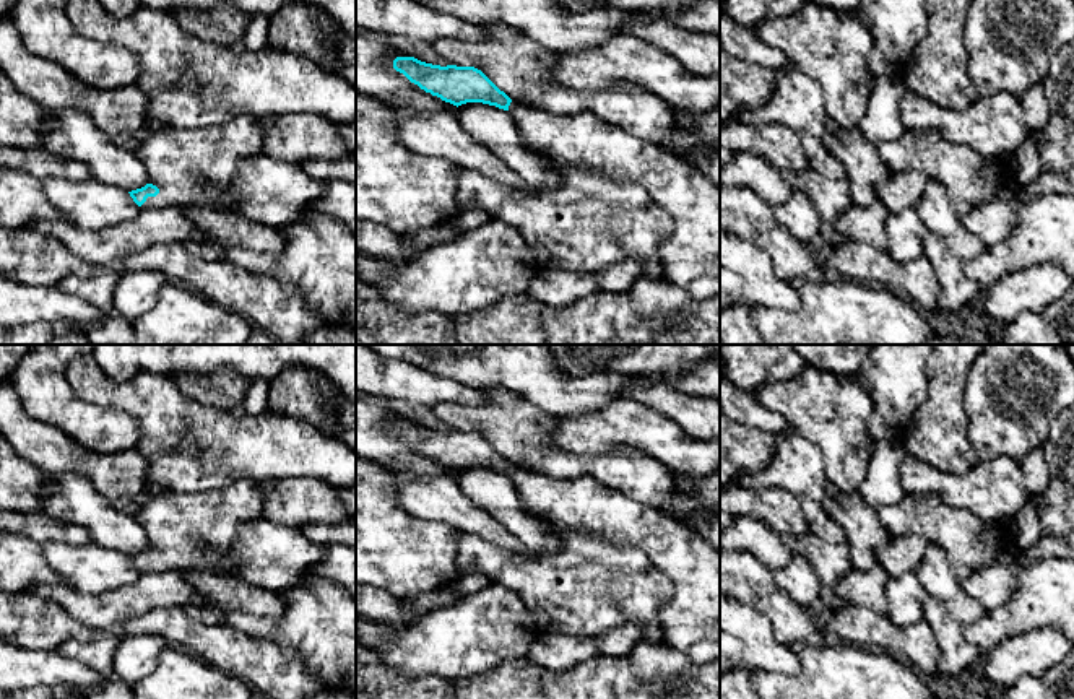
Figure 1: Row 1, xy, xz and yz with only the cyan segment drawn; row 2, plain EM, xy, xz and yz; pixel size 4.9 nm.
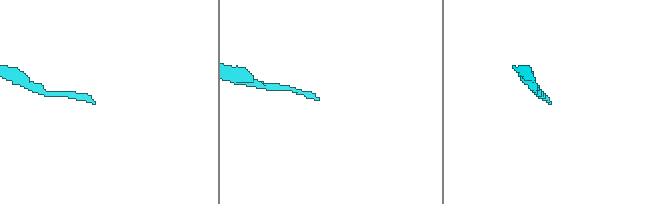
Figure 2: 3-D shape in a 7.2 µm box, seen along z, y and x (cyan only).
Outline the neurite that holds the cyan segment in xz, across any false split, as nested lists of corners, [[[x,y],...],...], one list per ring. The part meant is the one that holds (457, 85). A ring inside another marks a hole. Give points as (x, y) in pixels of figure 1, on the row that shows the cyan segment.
[[[396,57],[393,68],[426,93],[457,107],[466,102],[483,102],[507,111],[523,140],[549,158],[598,171],[621,184],[642,185],[655,205],[674,221],[673,234],[658,249],[665,278],[682,286],[692,299],[720,296],[720,187],[699,167],[591,112],[561,115],[513,101],[474,67],[440,67],[414,57]]]

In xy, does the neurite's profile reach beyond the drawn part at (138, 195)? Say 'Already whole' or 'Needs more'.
Needs more

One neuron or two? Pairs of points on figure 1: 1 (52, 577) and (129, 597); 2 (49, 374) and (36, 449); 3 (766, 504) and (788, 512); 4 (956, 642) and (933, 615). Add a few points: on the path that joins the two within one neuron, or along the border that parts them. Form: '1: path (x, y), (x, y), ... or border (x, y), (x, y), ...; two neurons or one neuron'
1: border (67, 584), (36, 584), (31, 589); two neurons
2: border (17, 394), (30, 415), (59, 426), (73, 441); two neurons
3: path (770, 506), (783, 512); one neuron
4: path (949, 636), (939, 621); one neuron

